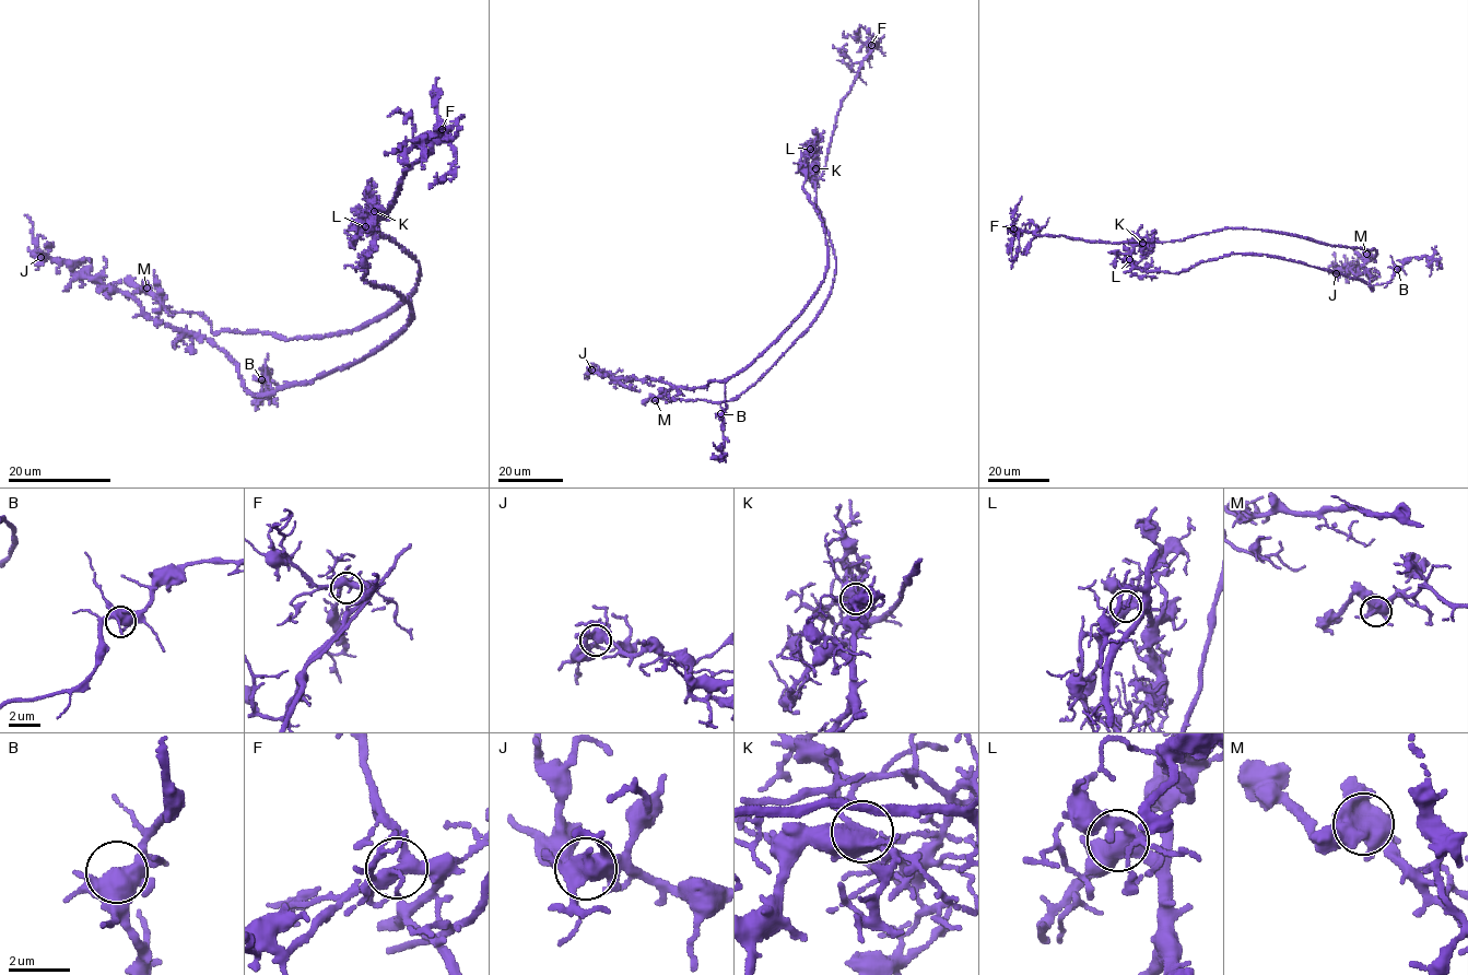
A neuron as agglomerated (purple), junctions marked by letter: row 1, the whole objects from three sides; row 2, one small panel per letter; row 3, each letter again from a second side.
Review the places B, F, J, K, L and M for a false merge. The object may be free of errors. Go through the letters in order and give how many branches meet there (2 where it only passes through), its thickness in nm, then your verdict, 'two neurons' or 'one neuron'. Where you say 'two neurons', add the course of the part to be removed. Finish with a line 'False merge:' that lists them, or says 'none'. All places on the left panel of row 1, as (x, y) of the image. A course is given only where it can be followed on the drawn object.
B: 7 | 550 nm | one neuron
F: 5 | 360 nm | one neuron
J: 7 | 480 nm | one neuron
K: 6 | 480 nm | two neurons | (374, 210), (379, 233), (418, 263), (417, 289), (348, 333), (215, 333), (128, 279)
L: 5 | 440 nm | one neuron
M: 7 | 500 nm | one neuron
False merge: K

